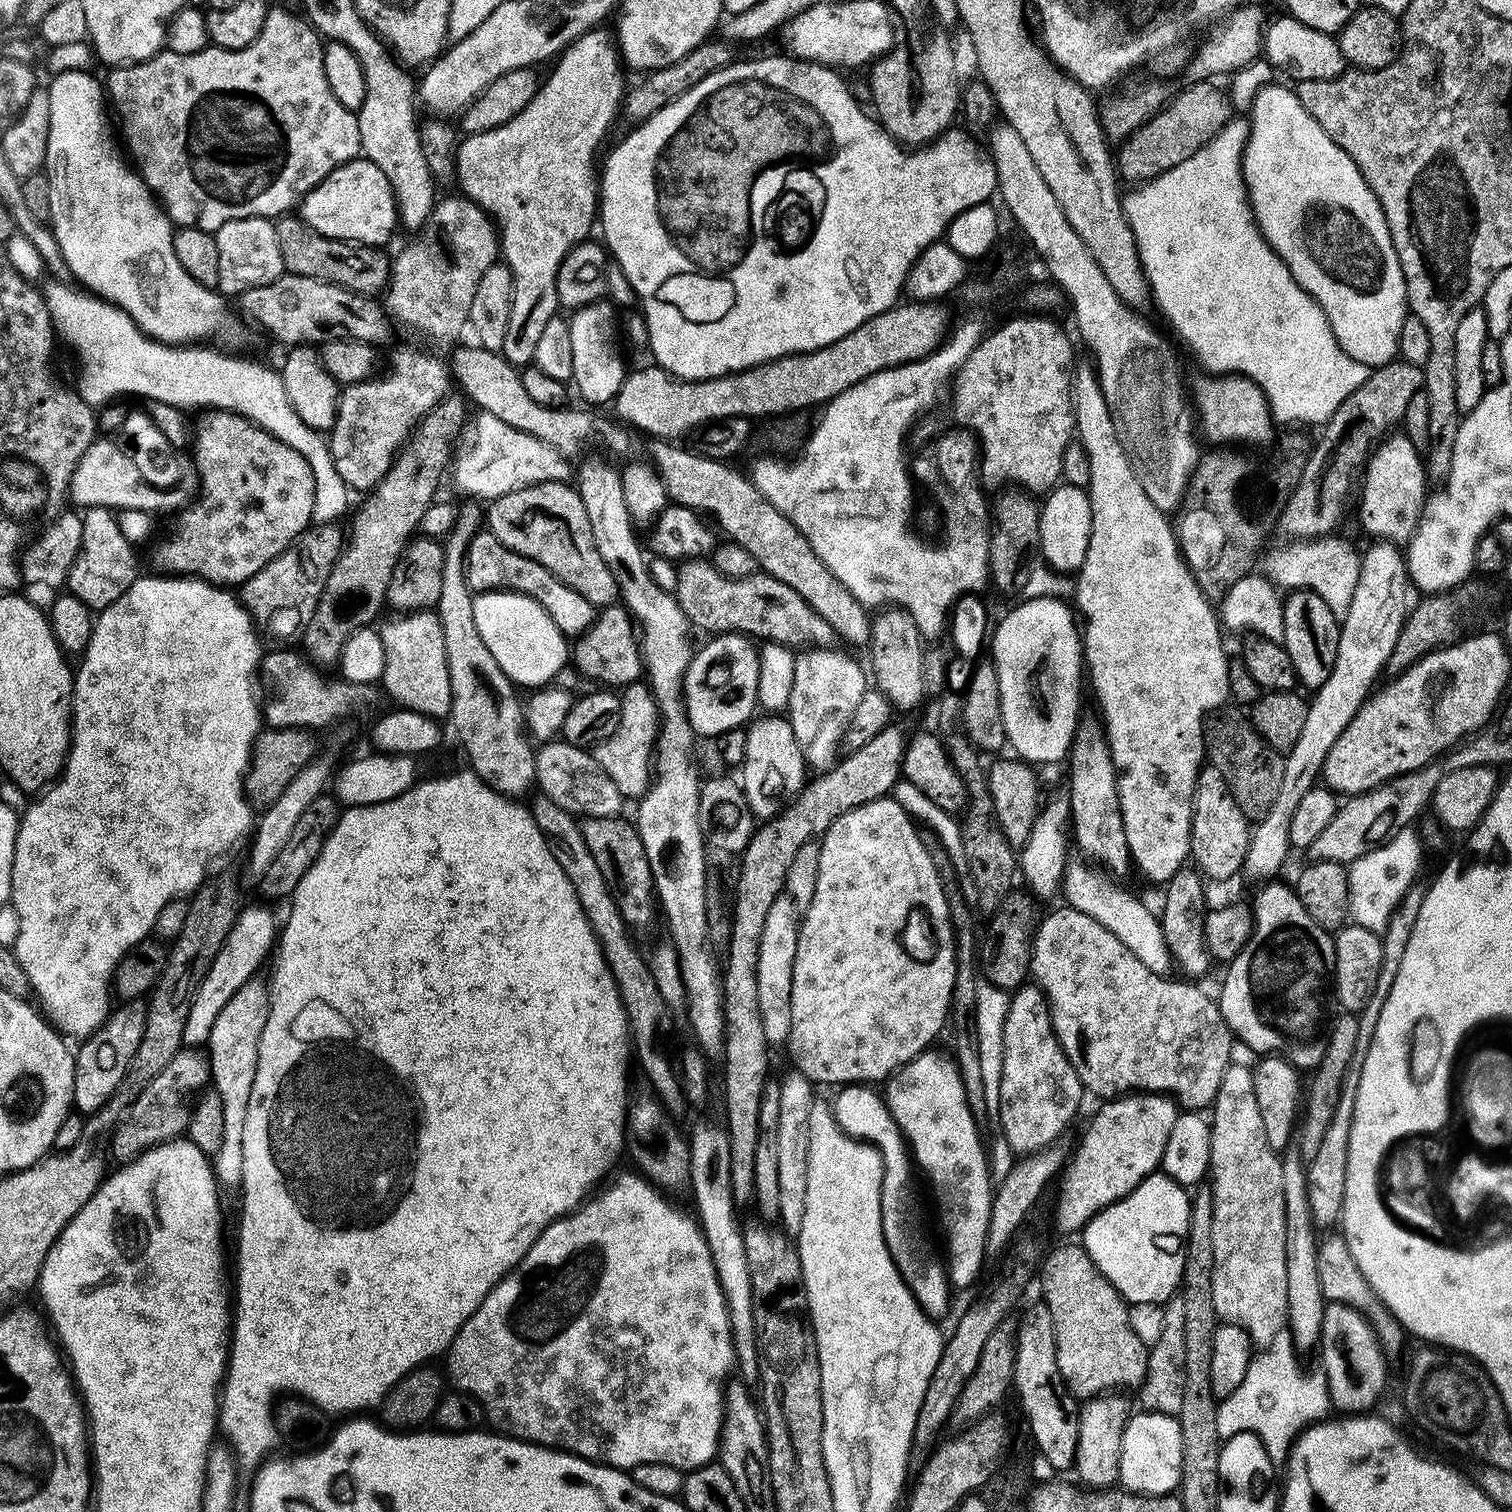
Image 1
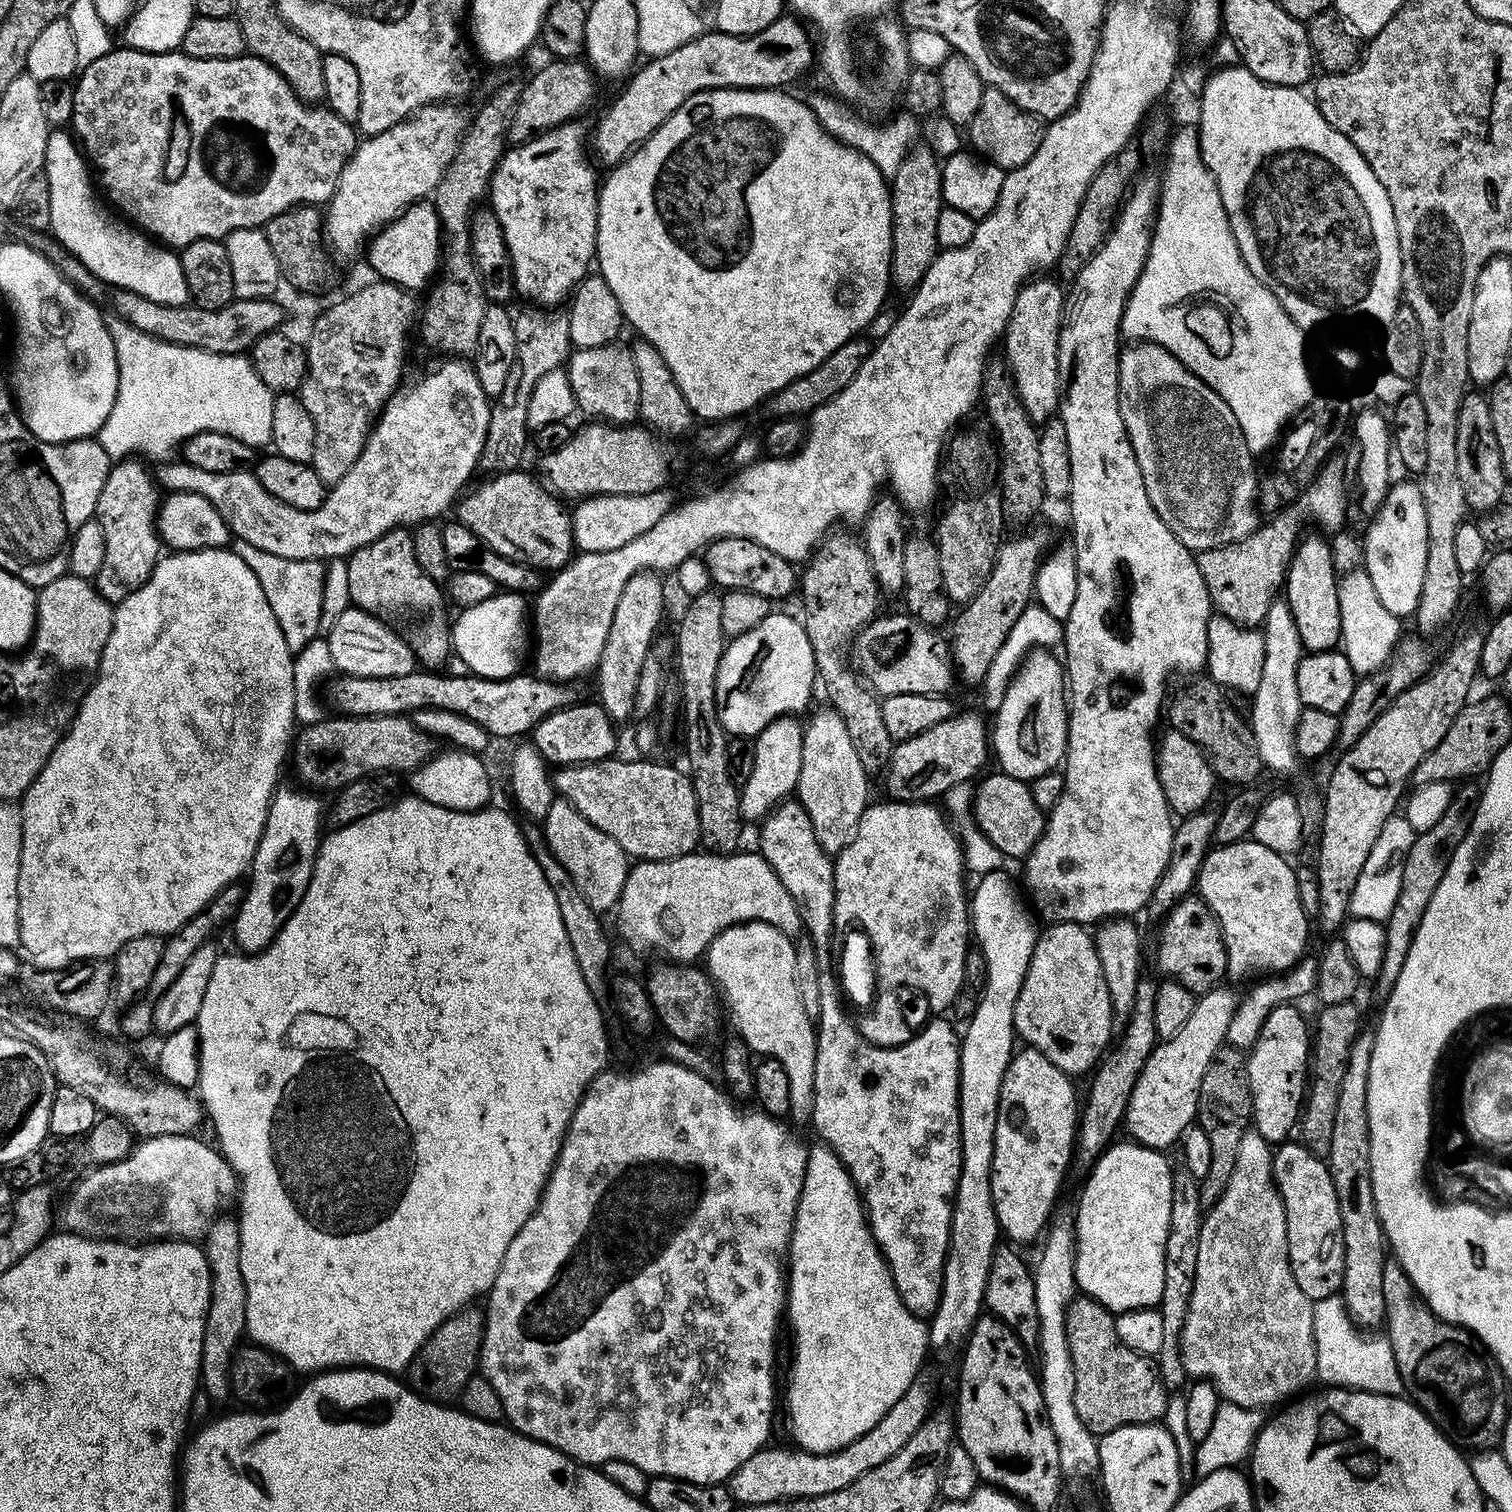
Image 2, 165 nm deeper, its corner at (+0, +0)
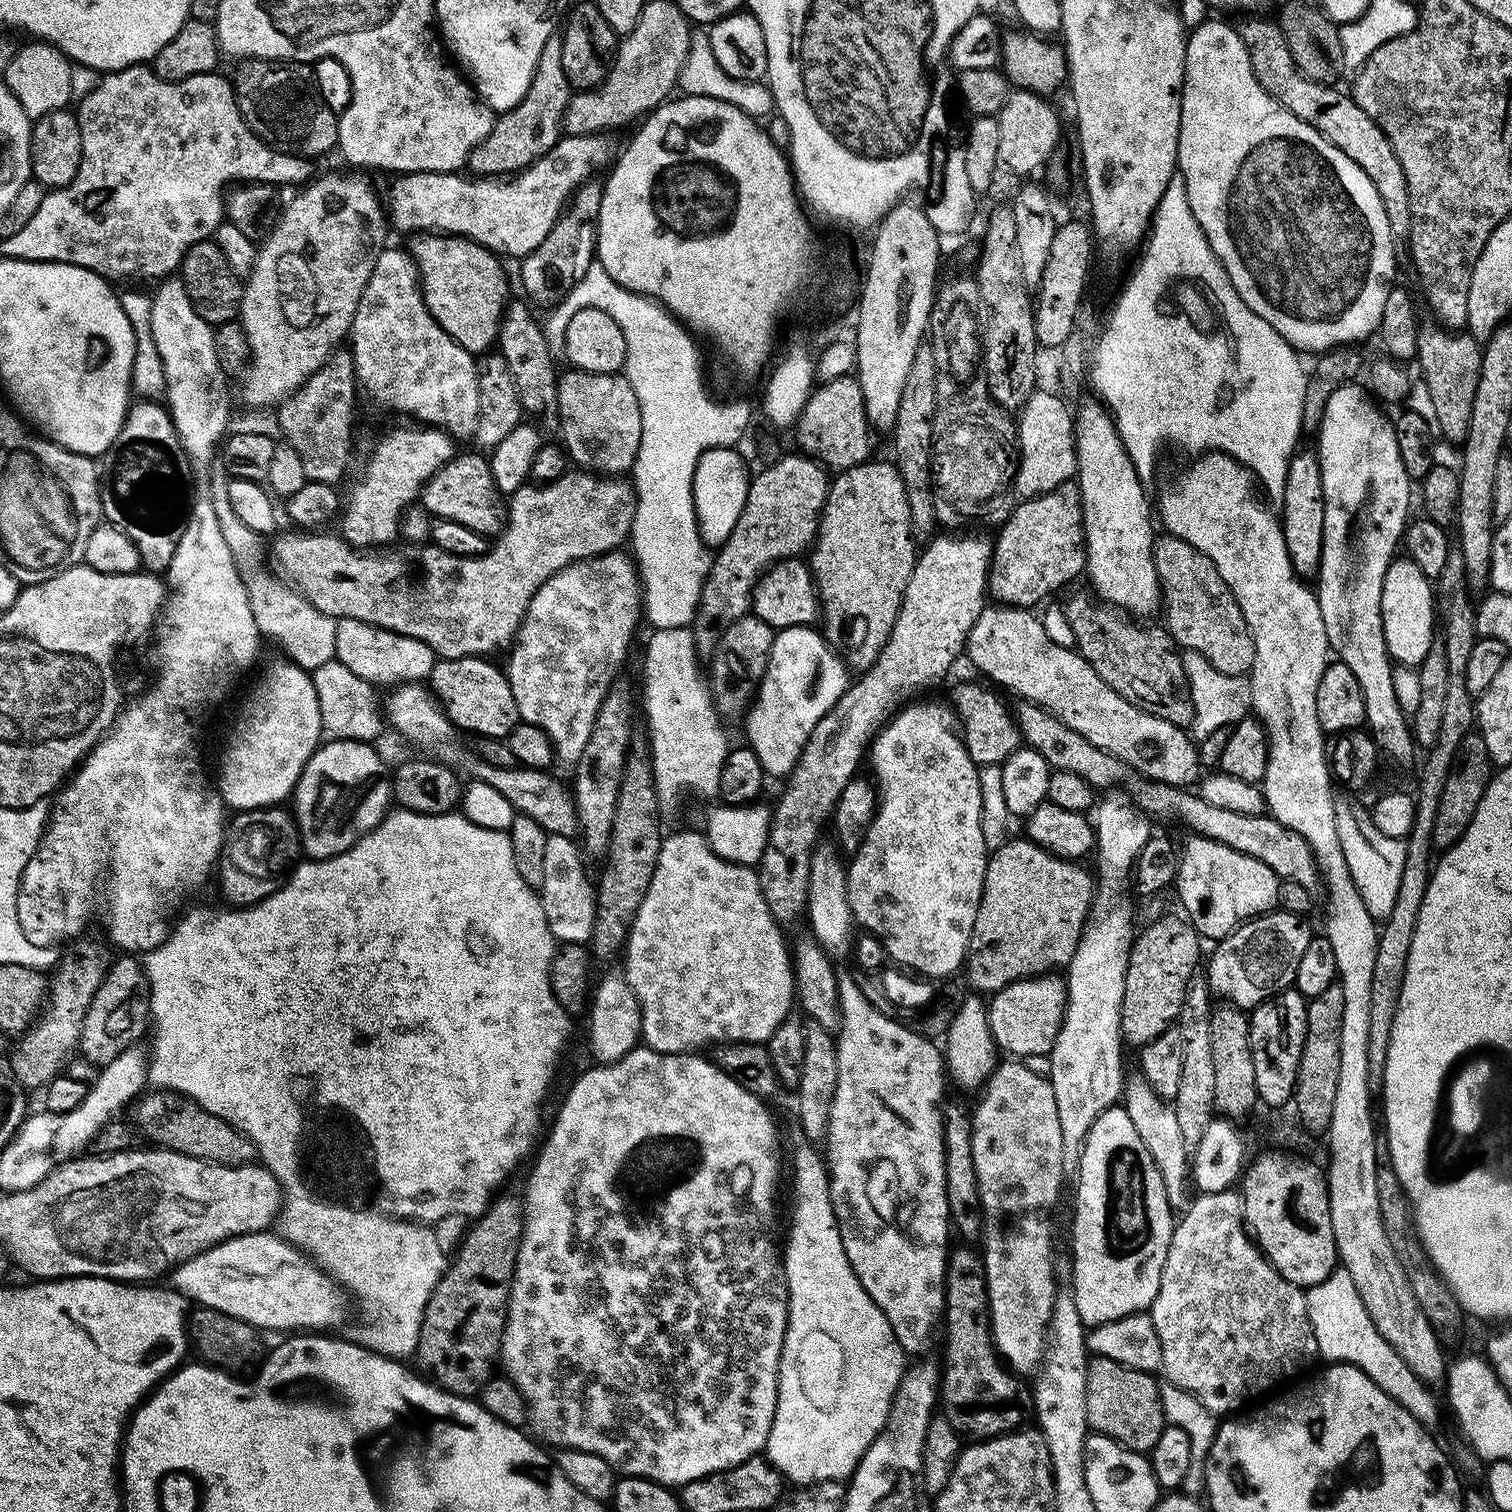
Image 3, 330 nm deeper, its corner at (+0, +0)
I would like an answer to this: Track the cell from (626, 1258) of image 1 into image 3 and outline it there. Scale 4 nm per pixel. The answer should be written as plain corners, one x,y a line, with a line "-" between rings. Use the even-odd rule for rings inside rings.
637,1046
637,1047
634,1047
634,1048
631,1048
631,1050
630,1050
630,1051
629,1051
629,1052
627,1052
627,1054
626,1054
626,1055
625,1055
625,1056
623,1056
623,1058
622,1058
622,1059
621,1059
621,1060
615,1060
615,1061
614,1061
614,1062
613,1062
613,1063
612,1063
612,1064
596,1064
596,1065
595,1065
595,1066
591,1066
591,1067
592,1067
592,1068
588,1068
588,1069
586,1069
586,1070
585,1070
585,1072
584,1072
584,1073
582,1073
582,1074
581,1074
581,1076
580,1076
580,1077
578,1077
578,1078
577,1078
577,1080
576,1080
576,1081
574,1081
574,1082
573,1082
573,1084
572,1084
572,1089
570,1089
570,1090
569,1090
569,1092
568,1092
568,1093
566,1093
566,1094
565,1094
565,1096
564,1096
564,1101
562,1101
562,1102
561,1102
561,1104
560,1104
560,1109
558,1109
558,1110
557,1110
557,1112
556,1112
556,1121
554,1121
554,1122
553,1122
553,1124
552,1124
552,1129
550,1129
550,1130
549,1130
549,1132
548,1132
548,1137
546,1137
546,1138
545,1138
545,1140
544,1140
544,1145
542,1145
542,1146
541,1146
541,1148
540,1148
540,1153
538,1153
538,1152
539,1152
539,1148
538,1148
538,1151
537,1151
537,1152
536,1152
536,1153
535,1153
535,1156
536,1156
536,1155
537,1155
537,1156
536,1156
536,1161
534,1161
534,1162
533,1162
533,1164
532,1164
532,1173
530,1173
530,1174
529,1174
529,1176
528,1176
528,1189
526,1189
526,1190
525,1190
525,1192
524,1192
524,1196
523,1196
523,1195
522,1195
522,1200
523,1200
523,1205
524,1205
524,1219
525,1219
525,1221
524,1221
524,1233
523,1233
523,1234
522,1234
522,1238
521,1238
521,1239
520,1239
520,1249
519,1249
519,1250
518,1250
518,1258
517,1258
517,1259
516,1259
516,1269
515,1269
515,1270
514,1270
514,1278
513,1278
513,1279
512,1279
512,1289
511,1289
511,1290
510,1290
510,1298
509,1298
509,1299
508,1299
508,1317
507,1317
507,1318
506,1318
506,1326
505,1326
505,1327
504,1327
504,1333
503,1333
503,1334
502,1334
502,1346
501,1346
501,1347
500,1347
500,1364
501,1364
501,1365
502,1365
502,1368
503,1368
503,1371
504,1371
504,1372
505,1372
505,1373
506,1373
506,1375
507,1375
507,1377
508,1377
508,1379
510,1379
510,1380
512,1380
512,1381
513,1381
513,1382
514,1382
514,1386
518,1386
518,1390
522,1390
522,1396
523,1396
523,1397
524,1397
524,1398
526,1398
526,1402
527,1402
527,1403
528,1403
528,1418
529,1418
529,1421
530,1421
530,1428
533,1428
533,1430
534,1430
534,1431
536,1431
536,1432
537,1432
537,1434
536,1434
536,1433
535,1433
535,1435
536,1435
536,1436
537,1436
537,1437
539,1437
539,1439
540,1439
540,1440
541,1440
541,1441
543,1441
543,1443
544,1443
544,1444
545,1444
545,1445
548,1445
548,1444
556,1444
556,1445
555,1445
555,1447
556,1447
556,1448
557,1448
557,1449
562,1449
562,1448
573,1448
573,1449
574,1449
574,1450
586,1450
586,1451
587,1451
587,1452
589,1452
589,1453
590,1453
590,1454
598,1454
598,1458
606,1458
606,1462
610,1462
610,1466
611,1466
611,1467
612,1467
612,1468
614,1468
614,1469
616,1469
616,1471
617,1471
617,1473
620,1473
620,1474
623,1474
623,1475
624,1475
624,1476
647,1476
647,1477
648,1477
648,1479
649,1479
649,1480
657,1480
657,1481
658,1481
658,1483
660,1483
660,1484
667,1484
667,1485
669,1485
669,1486
683,1486
683,1485
686,1485
686,1484
689,1484
689,1483
690,1483
690,1482
694,1482
694,1481
695,1481
695,1480
697,1480
697,1479
698,1479
698,1478
706,1478
706,1477
707,1477
707,1476
709,1476
709,1475
710,1475
710,1474
714,1474
714,1473
715,1473
715,1472
721,1472
721,1471
722,1471
722,1470
726,1470
726,1469
727,1469
727,1468
733,1468
733,1467
734,1467
734,1466
738,1466
738,1465
739,1465
739,1464
740,1464
740,1463
741,1463
741,1462
743,1462
743,1460
748,1460
748,1459
749,1459
749,1458
751,1458
751,1457
752,1457
752,1456
754,1456
754,1455
757,1455
757,1454
760,1454
760,1453
763,1453
763,1452
764,1452
764,1451
765,1451
765,1449
767,1449
767,1446
768,1446
768,1435
769,1435
769,1434
770,1434
770,1426
771,1426
771,1425
772,1425
772,1423
773,1423
773,1422
774,1422
774,1410
775,1410
775,1409
776,1409
776,1403
777,1403
777,1402
778,1402
778,1378
779,1378
779,1377
780,1377
780,1355
781,1355
781,1354
782,1354
782,1346
783,1346
783,1345
784,1345
784,1335
785,1335
785,1334
786,1334
786,1330
787,1330
787,1329
788,1329
788,1280
787,1280
787,1278
786,1278
786,1277
785,1277
785,1276
784,1276
784,1262
783,1262
783,1259
782,1259
782,1248
781,1248
781,1245
780,1245
780,1244
779,1244
779,1243
778,1243
778,1244
777,1244
777,1245
776,1245
776,1240
775,1240
775,1238
774,1238
774,1237
772,1237
772,1235
774,1235
774,1234
775,1234
775,1232
776,1232
776,1183
778,1183
778,1182
779,1182
779,1180
780,1180
780,1148
779,1148
779,1146
778,1146
778,1145
776,1145
776,1124
775,1124
775,1122
774,1122
774,1121
772,1121
772,1116
771,1116
771,1114
770,1114
770,1113
768,1113
768,1108
767,1108
767,1106
766,1106
766,1105
764,1105
764,1104
767,1104
767,1103
765,1103
765,1101
764,1101
764,1100
763,1100
763,1099
761,1099
761,1097
758,1097
758,1096
752,1096
752,1095
751,1095
751,1094
750,1094
750,1090
742,1090
742,1086
738,1086
738,1082
734,1082
734,1078
730,1078
730,1077
729,1077
729,1076
728,1076
728,1075
727,1075
727,1074
726,1074
726,1073
724,1073
724,1072
723,1072
723,1071
722,1071
722,1070
721,1070
721,1069
720,1069
720,1068
719,1068
719,1067
718,1067
718,1066
717,1066
717,1065
716,1065
716,1063
715,1063
715,1062
713,1062
713,1061
712,1061
712,1060
711,1060
711,1059
708,1059
708,1058
705,1058
705,1060
703,1060
703,1058
702,1058
702,1057
700,1057
700,1056
703,1056
703,1055
700,1055
700,1054
689,1054
689,1053
688,1053
688,1052
659,1052
659,1051
658,1051
658,1050
654,1050
654,1049
653,1049
653,1048
649,1048
649,1047
647,1047
647,1046

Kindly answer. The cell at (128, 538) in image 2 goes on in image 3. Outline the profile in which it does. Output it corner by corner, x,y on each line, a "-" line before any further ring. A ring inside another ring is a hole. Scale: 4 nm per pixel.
156,398
137,401
124,415
118,438
114,438
102,457
100,506
103,519
134,542
141,565
153,574
164,574
188,525
188,483
194,465
188,459
167,407

